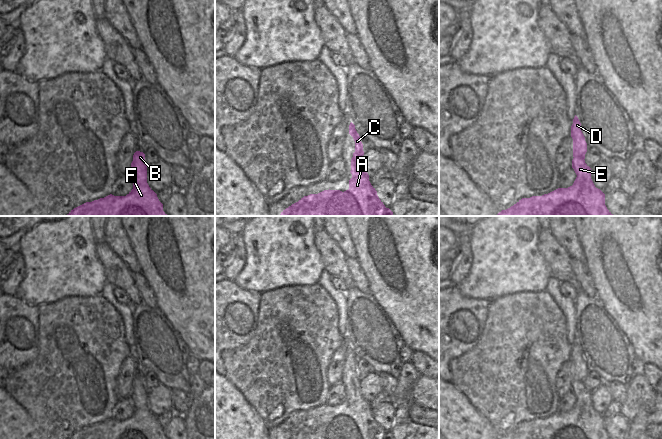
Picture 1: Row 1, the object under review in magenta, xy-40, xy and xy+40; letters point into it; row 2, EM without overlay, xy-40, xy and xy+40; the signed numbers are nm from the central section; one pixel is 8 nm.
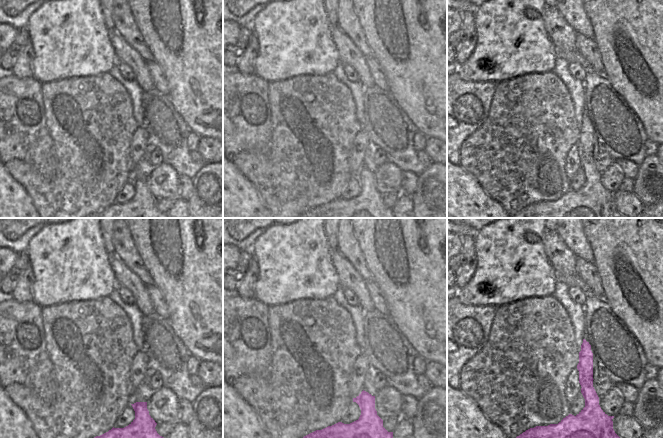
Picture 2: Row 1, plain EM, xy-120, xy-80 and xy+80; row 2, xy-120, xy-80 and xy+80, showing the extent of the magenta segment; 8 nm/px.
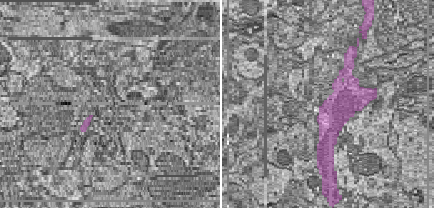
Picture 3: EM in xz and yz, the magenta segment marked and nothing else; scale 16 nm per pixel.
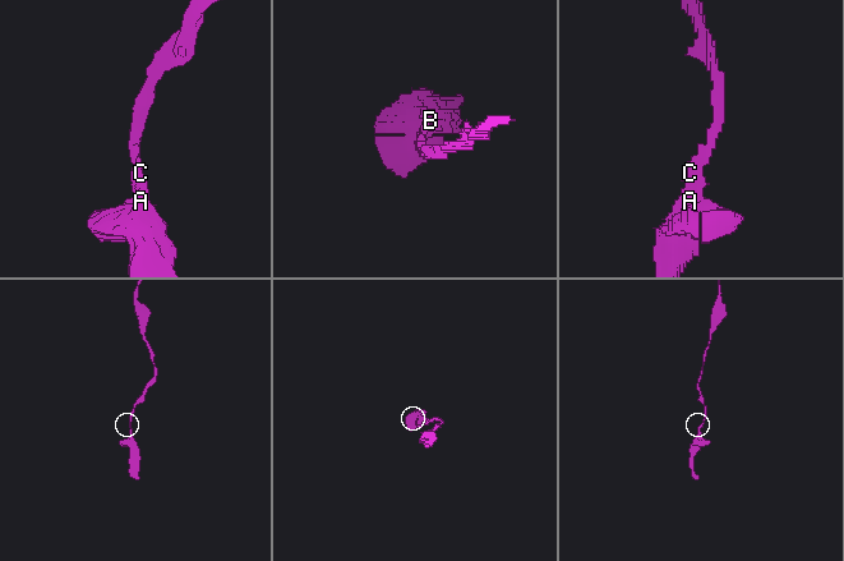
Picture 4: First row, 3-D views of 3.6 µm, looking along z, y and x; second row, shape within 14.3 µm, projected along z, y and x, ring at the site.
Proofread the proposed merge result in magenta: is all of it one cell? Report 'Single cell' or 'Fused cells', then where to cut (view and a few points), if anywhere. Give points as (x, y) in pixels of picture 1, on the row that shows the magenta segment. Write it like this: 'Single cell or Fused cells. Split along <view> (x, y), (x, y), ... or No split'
Single cell. No split

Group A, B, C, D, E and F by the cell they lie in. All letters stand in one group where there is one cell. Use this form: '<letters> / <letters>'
A B C D E F

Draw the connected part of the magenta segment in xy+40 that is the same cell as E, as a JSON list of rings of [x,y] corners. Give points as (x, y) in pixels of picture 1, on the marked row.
[[[575,115],[571,126],[572,168],[577,177],[572,186],[542,196],[522,198],[497,216],[613,216],[605,205],[605,194],[595,187],[591,168],[585,163],[587,143]]]

